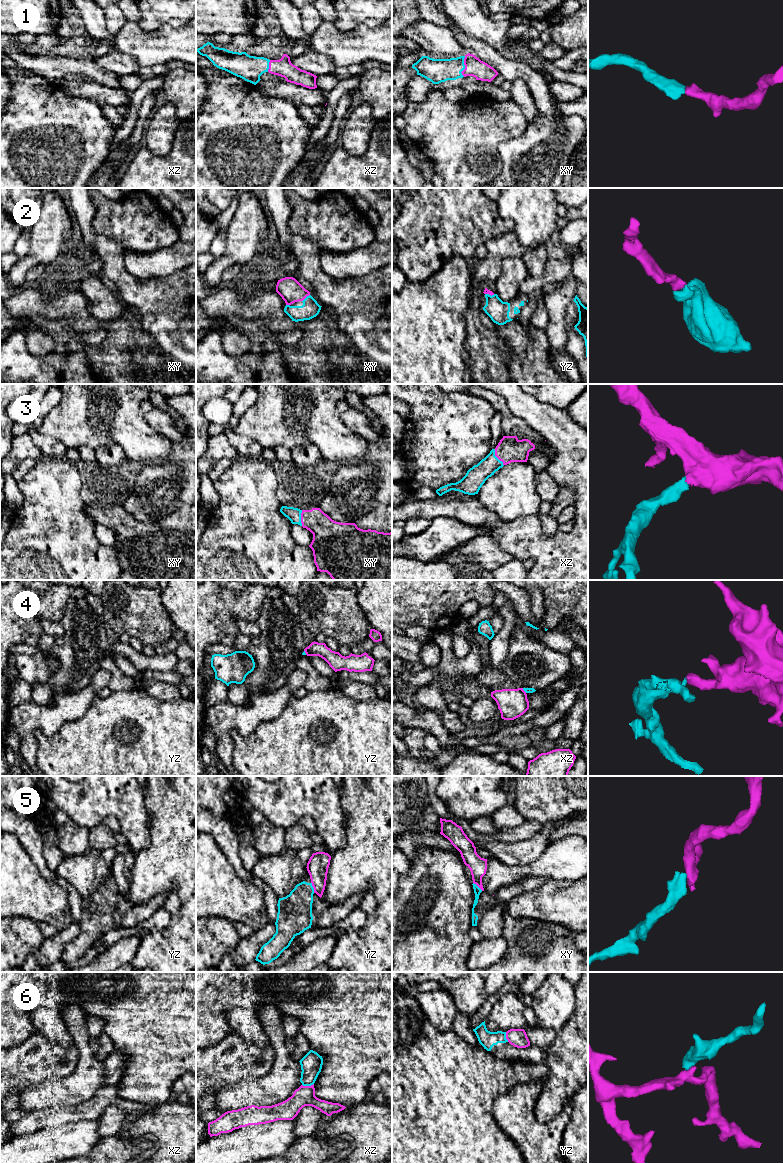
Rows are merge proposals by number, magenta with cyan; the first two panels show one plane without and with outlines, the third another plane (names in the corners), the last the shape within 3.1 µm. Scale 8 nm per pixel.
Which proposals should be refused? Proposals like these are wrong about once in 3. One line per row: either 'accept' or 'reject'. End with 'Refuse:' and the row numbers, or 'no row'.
1: accept
2: accept
3: accept
4: reject
5: reject
6: reject
Refuse: 4, 5, 6

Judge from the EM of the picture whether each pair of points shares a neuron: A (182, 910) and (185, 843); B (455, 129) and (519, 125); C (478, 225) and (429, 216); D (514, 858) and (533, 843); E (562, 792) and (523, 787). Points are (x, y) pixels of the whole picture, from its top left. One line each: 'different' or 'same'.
A: same
B: same
C: same
D: same
E: same

